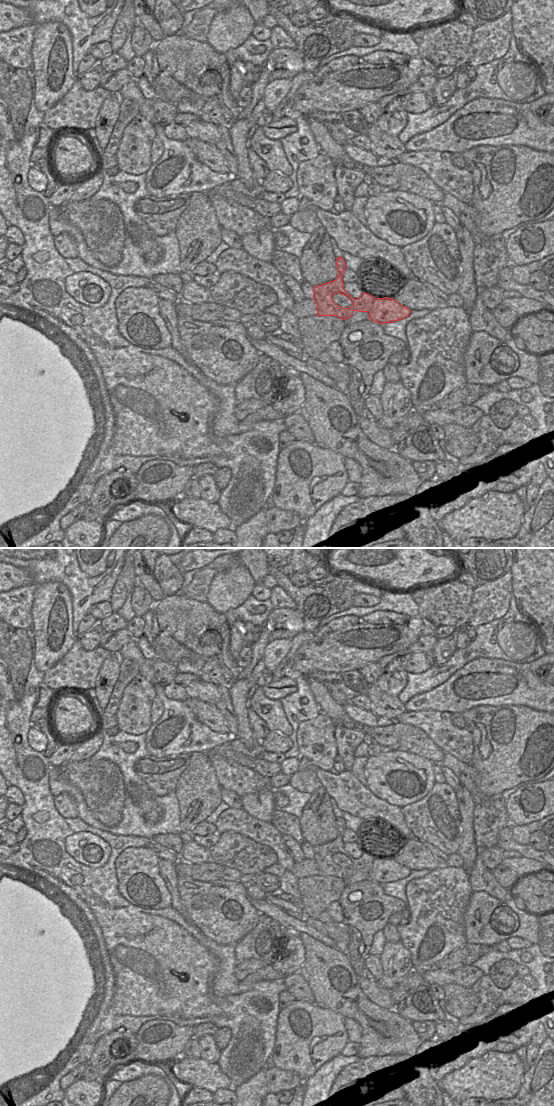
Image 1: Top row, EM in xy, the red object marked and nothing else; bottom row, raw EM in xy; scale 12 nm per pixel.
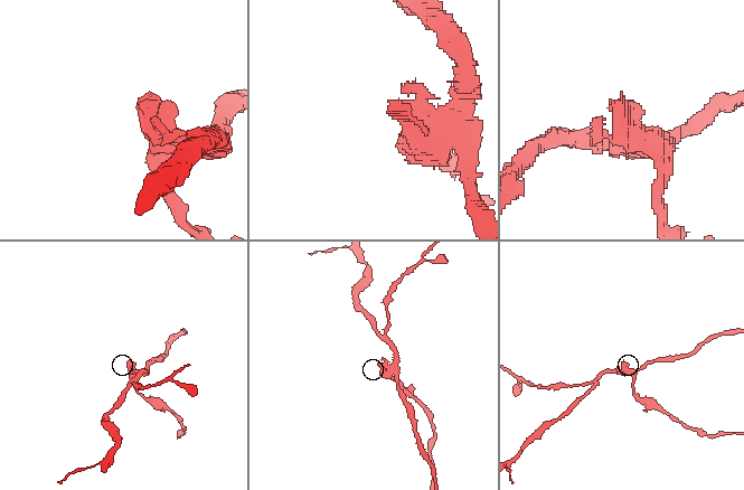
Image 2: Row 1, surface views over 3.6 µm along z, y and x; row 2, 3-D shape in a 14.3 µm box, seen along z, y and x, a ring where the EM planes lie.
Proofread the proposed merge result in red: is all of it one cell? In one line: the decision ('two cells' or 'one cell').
two cells

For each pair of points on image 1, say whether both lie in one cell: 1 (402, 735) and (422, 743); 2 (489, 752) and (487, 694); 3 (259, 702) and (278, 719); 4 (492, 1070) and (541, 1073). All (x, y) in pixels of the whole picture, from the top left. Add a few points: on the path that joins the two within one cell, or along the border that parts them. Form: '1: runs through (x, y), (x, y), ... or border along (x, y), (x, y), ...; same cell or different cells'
1: runs through (407, 738), (417, 742); same cell
2: border along (511, 705), (478, 705), (464, 711); different cells
3: runs through (265, 704), (271, 708), (272, 713); same cell
4: border along (524, 1067), (520, 1087), (516, 1094); different cells

